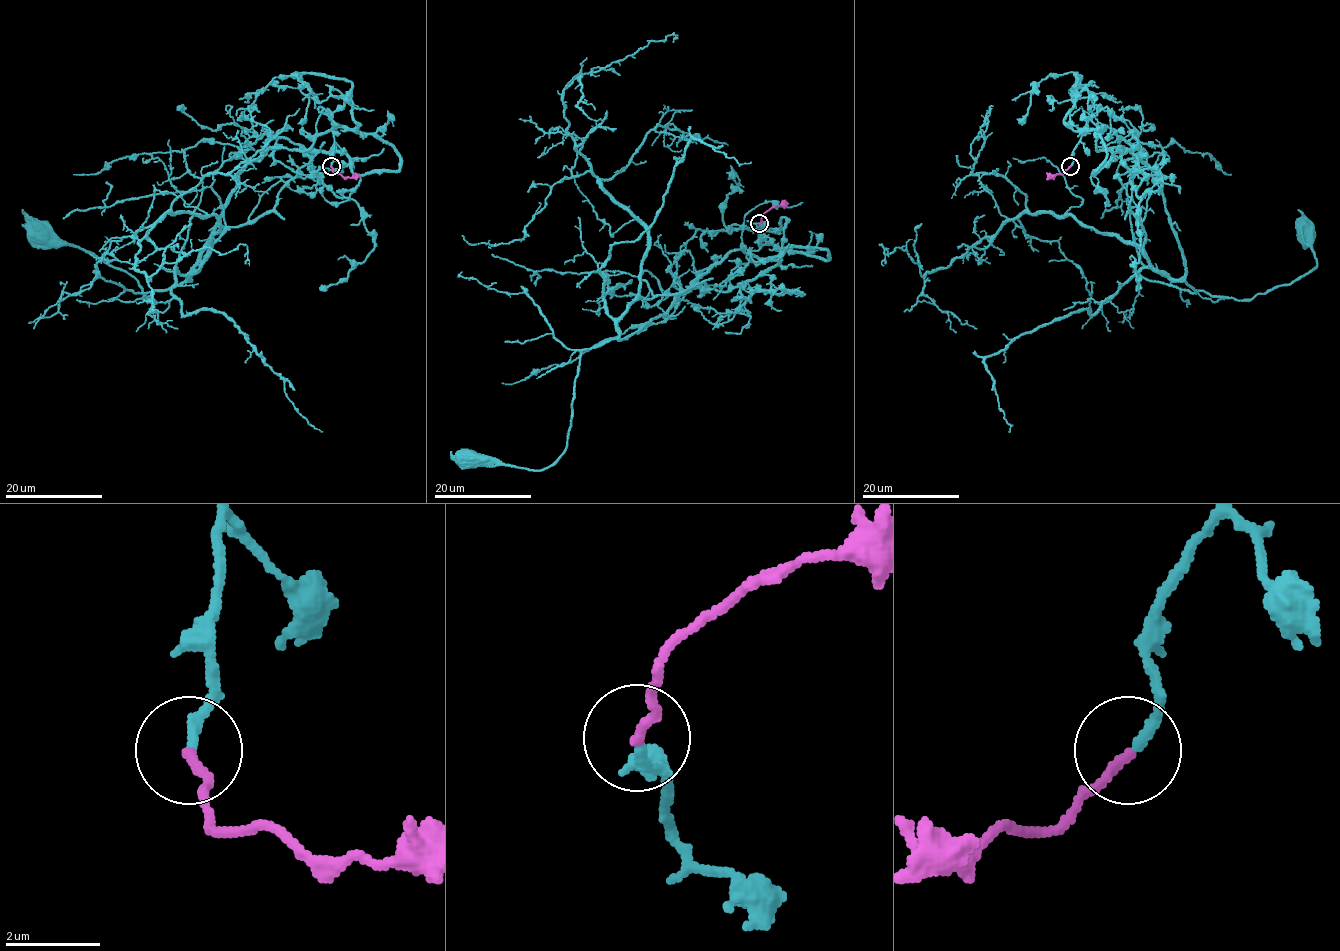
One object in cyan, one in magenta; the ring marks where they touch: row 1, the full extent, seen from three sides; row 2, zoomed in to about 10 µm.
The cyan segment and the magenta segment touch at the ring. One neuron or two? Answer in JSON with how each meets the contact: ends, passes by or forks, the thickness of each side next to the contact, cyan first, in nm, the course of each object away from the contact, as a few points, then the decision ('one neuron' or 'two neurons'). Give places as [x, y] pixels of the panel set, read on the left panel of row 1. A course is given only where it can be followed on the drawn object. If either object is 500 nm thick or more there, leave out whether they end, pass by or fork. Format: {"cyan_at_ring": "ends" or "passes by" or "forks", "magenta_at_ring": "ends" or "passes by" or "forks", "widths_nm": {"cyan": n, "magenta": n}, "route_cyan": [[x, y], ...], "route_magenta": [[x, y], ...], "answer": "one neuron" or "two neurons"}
{"cyan_at_ring": "ends", "magenta_at_ring": "ends", "widths_nm": {"cyan": 200, "magenta": 200}, "route_cyan": [[331, 166], [344, 101], [334, 89], [357, 128], [252, 160], [201, 260], [144, 299], [126, 271], [36, 234]], "route_magenta": [[331, 166], [333, 173], [344, 177], [360, 176]], "answer": "one neuron"}

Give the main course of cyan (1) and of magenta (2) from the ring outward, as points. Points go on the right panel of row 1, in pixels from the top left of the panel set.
1: (1071, 166), (1085, 89), (1063, 121), (1159, 175), (1186, 282), (1213, 295), (1292, 283), (1316, 265), (1302, 234)
2: (1070, 166), (1062, 173), (1050, 176)

